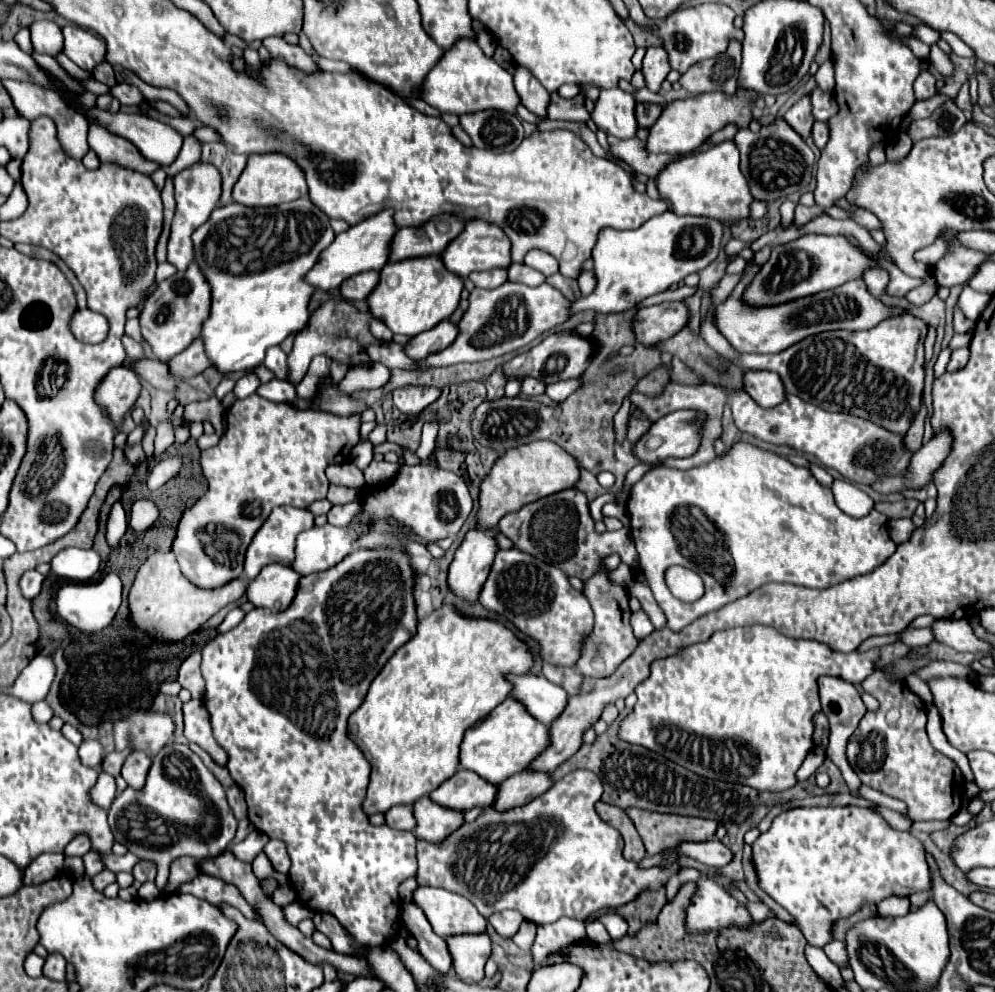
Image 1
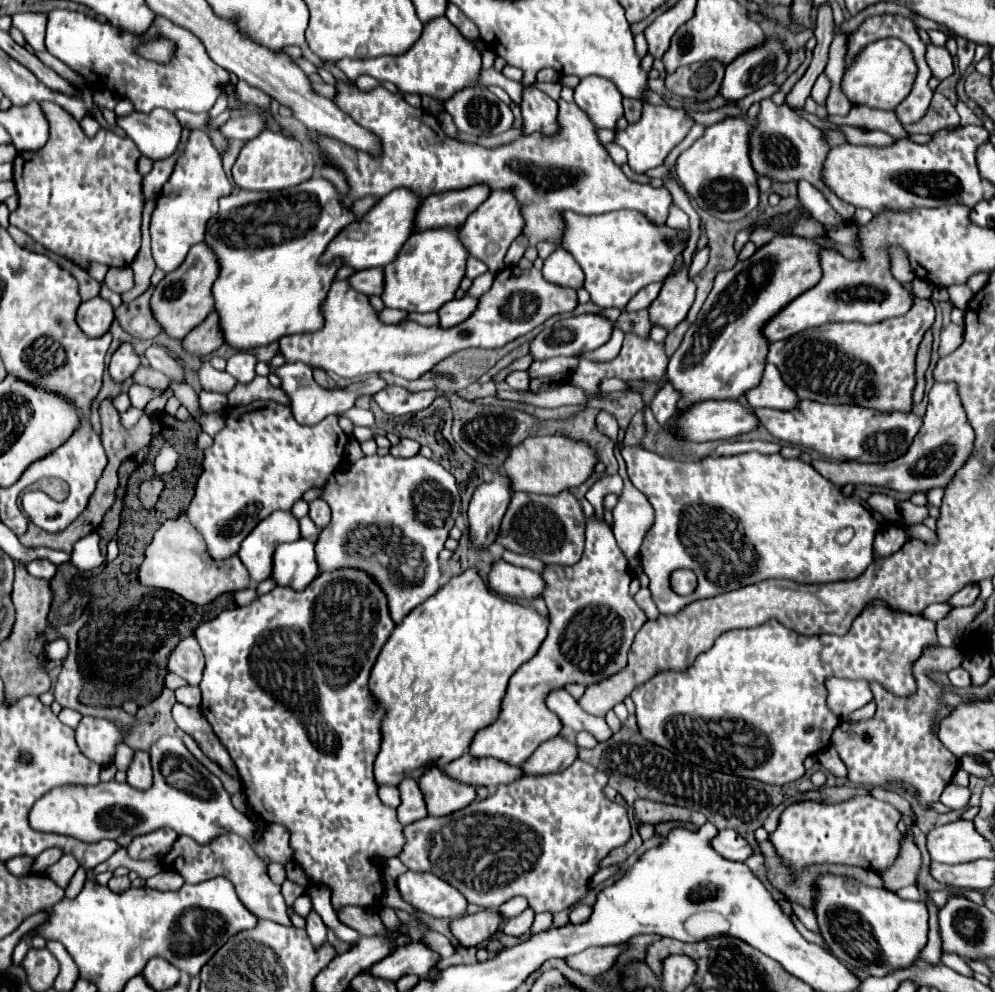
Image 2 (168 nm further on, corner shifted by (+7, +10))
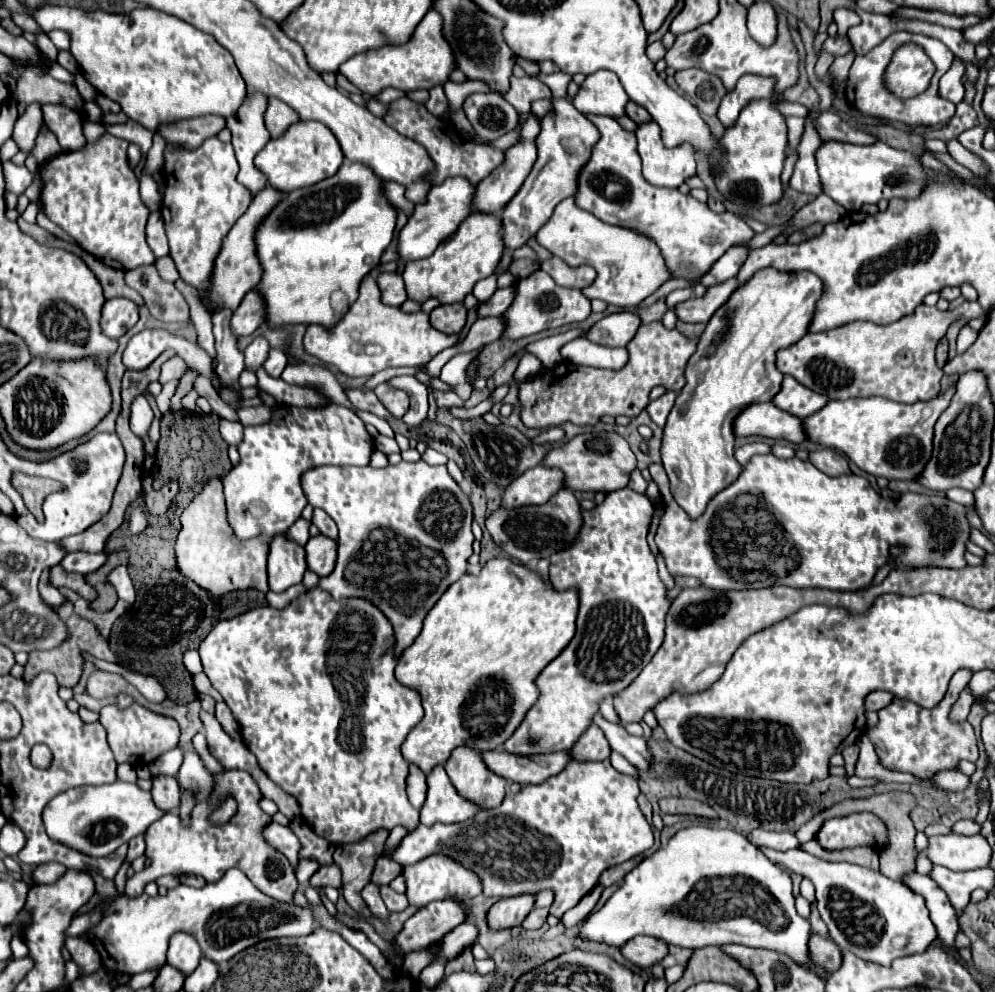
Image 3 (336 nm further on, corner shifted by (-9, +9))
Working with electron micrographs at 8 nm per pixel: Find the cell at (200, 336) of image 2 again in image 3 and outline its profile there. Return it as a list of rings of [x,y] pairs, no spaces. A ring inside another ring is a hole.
[[[250,290],[244,296],[238,310],[234,310],[234,316],[230,320],[230,328],[236,338],[250,336],[264,322],[264,318],[266,318],[264,298],[256,290]]]

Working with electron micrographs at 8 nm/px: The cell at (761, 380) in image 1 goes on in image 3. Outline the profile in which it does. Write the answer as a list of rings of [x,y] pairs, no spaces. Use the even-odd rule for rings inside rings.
[[[784,376],[782,390],[772,400],[780,410],[786,410],[798,418],[808,418],[826,406],[828,398],[804,388],[800,382],[792,380],[792,376]]]

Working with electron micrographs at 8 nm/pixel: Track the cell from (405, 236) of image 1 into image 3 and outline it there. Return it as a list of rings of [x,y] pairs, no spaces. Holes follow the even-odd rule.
[[[530,112],[530,116],[520,126],[520,140],[518,140],[518,144],[508,148],[504,152],[506,154],[504,162],[498,168],[494,168],[494,172],[476,186],[474,210],[490,212],[490,214],[500,214],[506,208],[506,204],[516,196],[516,192],[520,190],[522,182],[526,180],[526,176],[530,174],[530,170],[534,166],[534,160],[538,156],[538,152],[536,152],[536,136],[538,134],[540,134],[540,118],[534,112]]]

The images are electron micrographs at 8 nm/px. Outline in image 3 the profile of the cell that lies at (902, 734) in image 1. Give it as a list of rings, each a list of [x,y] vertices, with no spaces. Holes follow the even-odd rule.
[[[956,672],[950,680],[950,688],[944,696],[944,700],[936,708],[920,708],[918,704],[912,704],[908,700],[894,698],[888,708],[882,708],[878,712],[878,724],[868,728],[868,738],[874,744],[874,750],[880,758],[880,762],[898,772],[910,772],[918,778],[930,778],[940,770],[956,768],[960,760],[978,760],[978,746],[974,730],[968,722],[954,724],[948,720],[950,706],[954,700],[958,700],[960,692],[966,688],[972,674],[968,672]]]

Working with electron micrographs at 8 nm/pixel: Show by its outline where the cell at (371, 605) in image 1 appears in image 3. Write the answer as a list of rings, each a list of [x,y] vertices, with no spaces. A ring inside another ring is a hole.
[[[312,588],[308,594],[298,596],[288,608],[276,610],[272,606],[262,606],[262,608],[254,608],[250,612],[244,612],[236,618],[218,622],[198,648],[206,676],[210,678],[214,688],[222,694],[224,702],[232,710],[234,718],[238,720],[238,724],[242,728],[244,744],[258,758],[260,768],[284,792],[298,798],[302,818],[312,826],[312,830],[316,834],[326,836],[326,840],[330,840],[332,844],[356,842],[356,840],[362,840],[364,836],[368,836],[370,832],[376,832],[378,828],[392,830],[398,824],[412,830],[420,822],[418,810],[412,808],[412,804],[408,802],[408,796],[406,796],[408,760],[402,756],[400,746],[406,740],[408,732],[422,720],[424,714],[422,714],[420,694],[414,688],[408,688],[394,678],[396,660],[392,656],[392,644],[394,644],[392,626],[388,624],[386,616],[380,614],[378,608],[372,608],[372,604],[368,604],[368,600],[334,600],[332,596],[328,596],[328,592],[324,592],[320,588]]]

